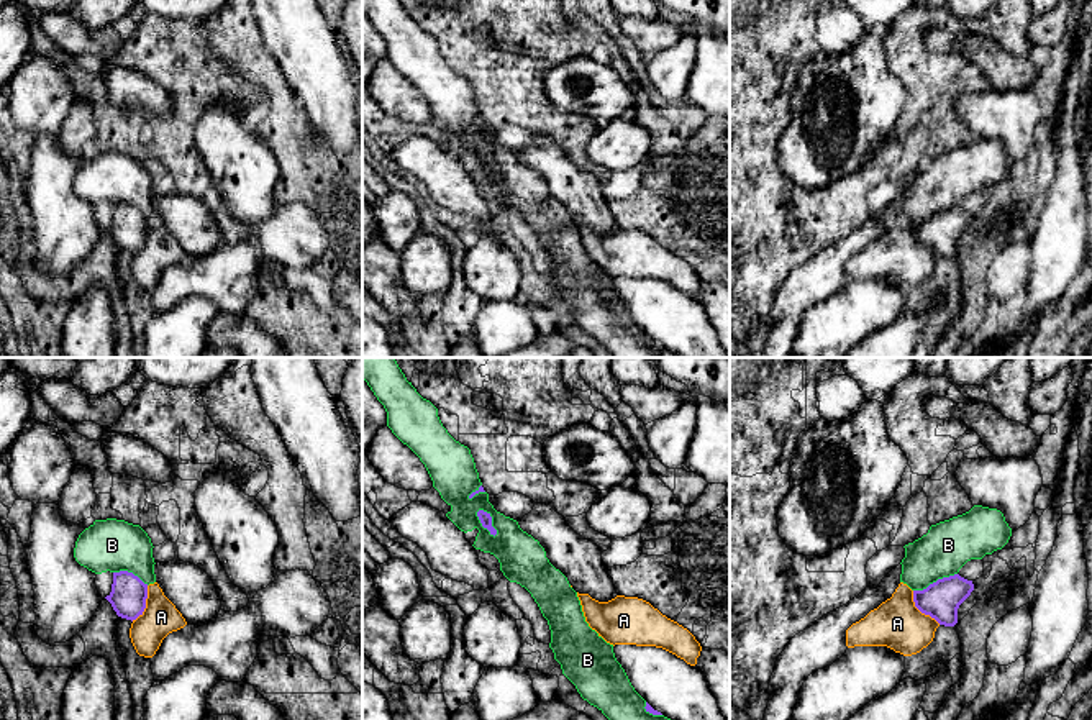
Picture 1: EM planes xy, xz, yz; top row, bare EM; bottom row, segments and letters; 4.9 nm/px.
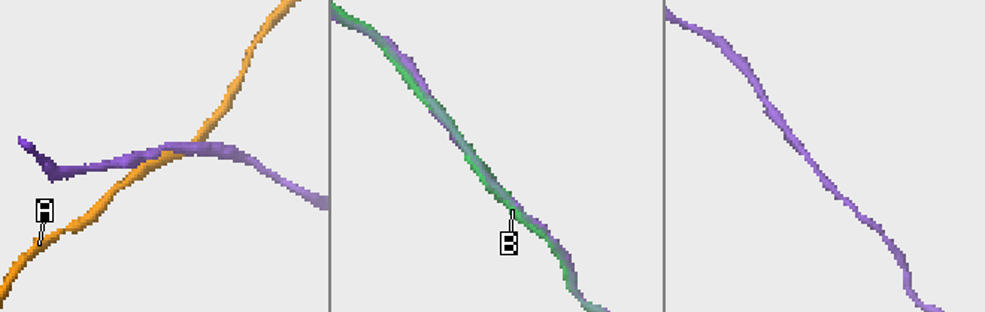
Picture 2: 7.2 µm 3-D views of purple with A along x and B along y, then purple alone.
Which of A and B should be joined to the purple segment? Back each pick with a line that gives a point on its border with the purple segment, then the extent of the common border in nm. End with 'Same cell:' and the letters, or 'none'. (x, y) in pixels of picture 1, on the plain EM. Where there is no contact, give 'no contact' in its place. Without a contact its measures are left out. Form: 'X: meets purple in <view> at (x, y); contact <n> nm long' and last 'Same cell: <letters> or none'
B: meets purple in xz at (481, 154); contact 160 nm long
Same cell: B

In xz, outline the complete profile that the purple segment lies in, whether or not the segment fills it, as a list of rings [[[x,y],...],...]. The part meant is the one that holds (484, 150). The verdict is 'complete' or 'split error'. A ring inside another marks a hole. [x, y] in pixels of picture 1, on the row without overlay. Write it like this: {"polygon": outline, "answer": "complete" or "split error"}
{"polygon": [[[362,0],[362,11],[384,38],[387,59],[420,90],[433,113],[433,120],[451,139],[446,149],[464,166],[477,161],[479,166],[472,179],[494,187],[503,208],[531,226],[548,253],[551,262],[549,280],[554,285],[554,292],[561,297],[562,307],[576,318],[580,330],[597,339],[613,358],[680,358],[654,343],[635,323],[615,290],[613,277],[607,276],[585,254],[577,225],[571,220],[567,210],[549,195],[538,172],[523,164],[516,153],[494,141],[479,112],[471,82],[448,66],[438,49],[438,41],[416,25],[402,2]]], "answer": "split error"}

